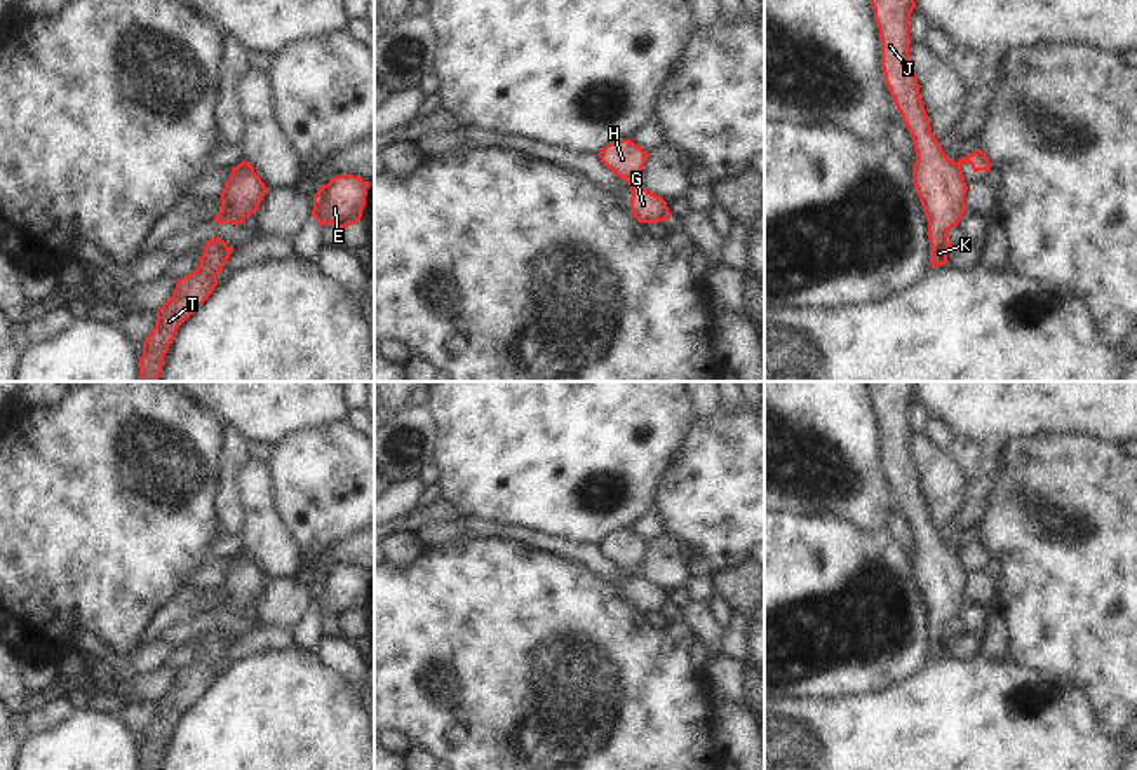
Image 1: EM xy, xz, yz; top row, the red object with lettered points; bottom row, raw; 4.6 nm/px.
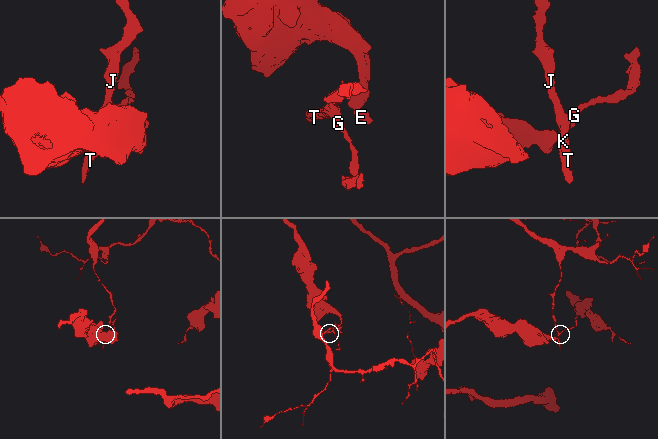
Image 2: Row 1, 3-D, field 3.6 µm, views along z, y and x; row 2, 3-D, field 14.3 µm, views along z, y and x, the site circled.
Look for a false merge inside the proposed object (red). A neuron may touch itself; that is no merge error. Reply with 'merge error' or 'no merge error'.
merge error

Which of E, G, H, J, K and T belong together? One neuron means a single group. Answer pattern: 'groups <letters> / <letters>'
groups E H J K T / G

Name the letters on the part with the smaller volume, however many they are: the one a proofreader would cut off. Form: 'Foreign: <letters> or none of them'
Foreign: G

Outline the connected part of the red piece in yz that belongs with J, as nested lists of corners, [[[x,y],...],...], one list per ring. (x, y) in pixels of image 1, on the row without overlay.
[[[867,382],[881,430],[881,460],[893,493],[902,505],[914,542],[912,573],[928,611],[932,659],[949,653],[947,624],[965,605],[966,573],[932,523],[919,476],[909,451],[909,408],[914,382]]]

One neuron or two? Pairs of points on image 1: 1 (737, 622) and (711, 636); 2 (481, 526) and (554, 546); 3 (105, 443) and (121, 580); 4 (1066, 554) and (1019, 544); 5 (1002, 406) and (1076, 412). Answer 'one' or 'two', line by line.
1: two
2: one
3: one
4: one
5: one

